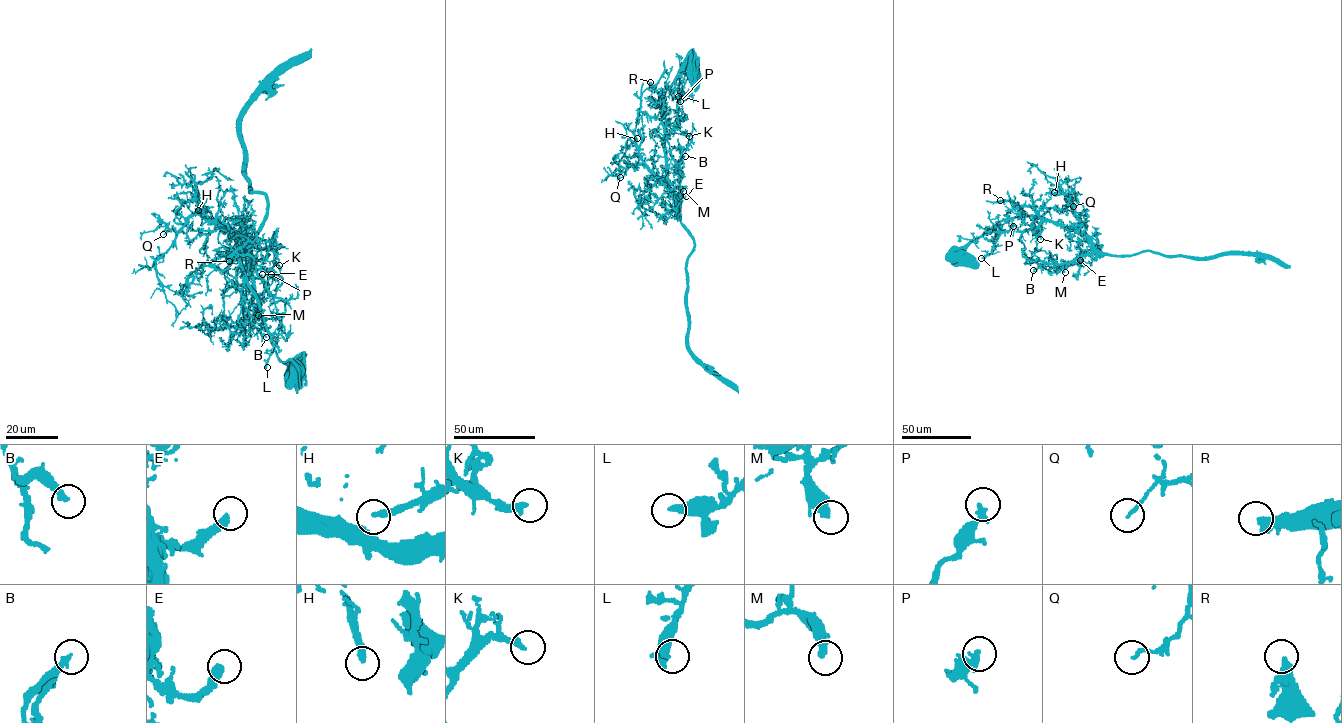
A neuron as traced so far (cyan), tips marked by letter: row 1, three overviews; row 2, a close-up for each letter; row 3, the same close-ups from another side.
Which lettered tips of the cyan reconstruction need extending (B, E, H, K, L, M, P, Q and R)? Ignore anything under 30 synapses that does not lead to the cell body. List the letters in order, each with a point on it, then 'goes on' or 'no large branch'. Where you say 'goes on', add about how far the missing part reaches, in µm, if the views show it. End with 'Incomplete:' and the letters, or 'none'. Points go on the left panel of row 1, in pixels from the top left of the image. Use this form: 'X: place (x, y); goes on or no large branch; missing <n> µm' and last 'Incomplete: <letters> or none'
B: place (266, 337); no large branch
E: place (262, 274); no large branch
H: place (198, 210); goes on; missing 20 µm
K: place (279, 265); no large branch
L: place (267, 367); no large branch
M: place (258, 315); no large branch
P: place (271, 274); no large branch
Q: place (163, 234); no large branch
R: place (229, 261); goes on; missing 35 µm
Incomplete: H, R

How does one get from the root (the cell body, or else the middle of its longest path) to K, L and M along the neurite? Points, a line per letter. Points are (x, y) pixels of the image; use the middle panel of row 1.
K: (690, 72), (689, 60), (689, 64), (678, 73), (664, 96), (661, 116), (666, 133), (675, 129), (689, 136)
L: (690, 72), (689, 60), (664, 96), (661, 122), (666, 133), (673, 127), (680, 93), (686, 95), (678, 96)
M: (690, 72), (689, 60), (664, 96), (661, 116), (666, 184), (679, 205), (677, 188), (683, 191)

